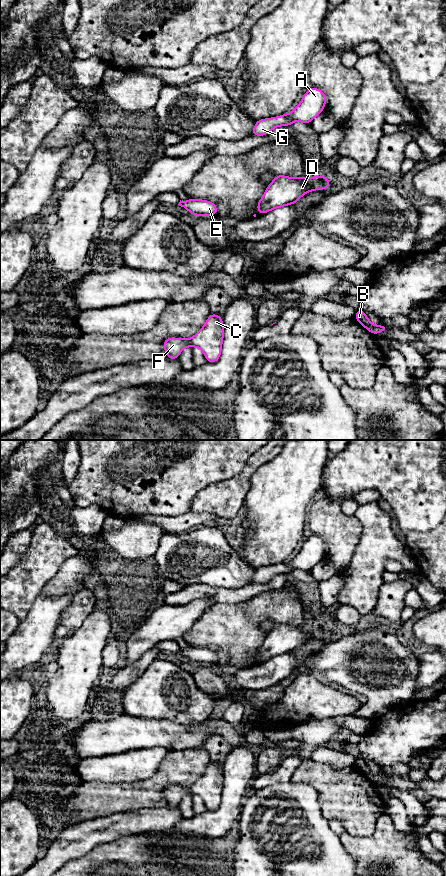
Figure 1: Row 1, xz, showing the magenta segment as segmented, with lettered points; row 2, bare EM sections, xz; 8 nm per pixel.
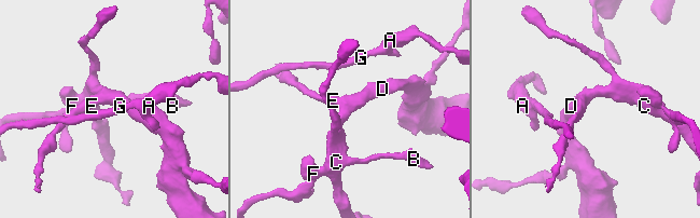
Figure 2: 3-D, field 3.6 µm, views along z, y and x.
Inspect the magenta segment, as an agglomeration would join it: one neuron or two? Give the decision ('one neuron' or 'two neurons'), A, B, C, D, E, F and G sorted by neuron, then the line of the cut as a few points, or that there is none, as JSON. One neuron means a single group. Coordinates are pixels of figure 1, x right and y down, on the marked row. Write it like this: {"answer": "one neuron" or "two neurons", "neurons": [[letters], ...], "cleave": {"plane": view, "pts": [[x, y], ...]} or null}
{"answer": "one neuron", "neurons": [["A", "B", "C", "D", "E", "F", "G"]], "cleave": null}

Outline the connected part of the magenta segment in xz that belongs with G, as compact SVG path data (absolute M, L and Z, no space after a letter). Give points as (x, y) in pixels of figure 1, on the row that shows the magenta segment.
M311 87L303 94L301 102L291 113L256 121L251 135L264 136L280 125L289 127L295 121L310 124L316 116L324 111L325 104L325 93L318 88Z

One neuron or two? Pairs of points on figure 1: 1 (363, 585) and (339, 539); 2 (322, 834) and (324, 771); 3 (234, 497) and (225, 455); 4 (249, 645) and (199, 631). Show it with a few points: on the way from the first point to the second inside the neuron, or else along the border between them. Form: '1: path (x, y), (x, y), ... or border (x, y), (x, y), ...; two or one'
1: border (359, 538), (359, 543), (350, 563), (340, 571); two
2: border (320, 805), (322, 814), (328, 820); two
3: border (247, 461), (244, 468), (236, 475), (208, 485); two
4: path (237, 637), (231, 631), (211, 631); one

